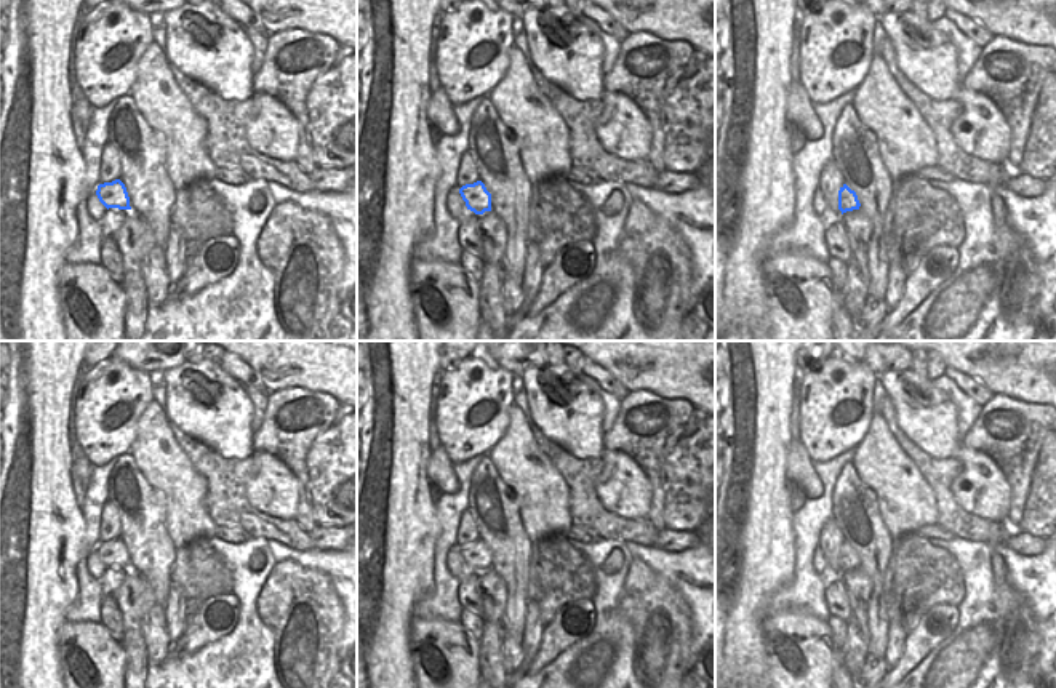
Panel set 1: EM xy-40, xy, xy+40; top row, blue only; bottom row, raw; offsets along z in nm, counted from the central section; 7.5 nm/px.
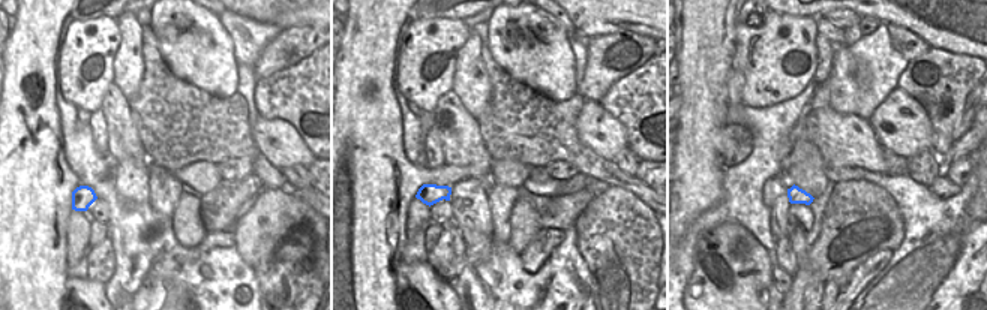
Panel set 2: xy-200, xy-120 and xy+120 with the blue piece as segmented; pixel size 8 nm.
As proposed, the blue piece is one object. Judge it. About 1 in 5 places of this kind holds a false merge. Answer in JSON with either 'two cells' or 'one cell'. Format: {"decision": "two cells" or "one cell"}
{"decision": "one cell"}

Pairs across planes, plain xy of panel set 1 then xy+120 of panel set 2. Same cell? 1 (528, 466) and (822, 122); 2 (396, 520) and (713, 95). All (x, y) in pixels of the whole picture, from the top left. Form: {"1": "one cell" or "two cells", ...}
{"1": "one cell", "2": "one cell"}

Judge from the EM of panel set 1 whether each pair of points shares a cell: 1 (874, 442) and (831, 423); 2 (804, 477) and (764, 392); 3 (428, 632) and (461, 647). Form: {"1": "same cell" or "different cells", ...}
{"1": "different cells", "2": "different cells", "3": "same cell"}

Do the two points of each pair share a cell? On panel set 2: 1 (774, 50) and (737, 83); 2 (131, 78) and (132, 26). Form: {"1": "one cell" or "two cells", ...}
{"1": "two cells", "2": "one cell"}

